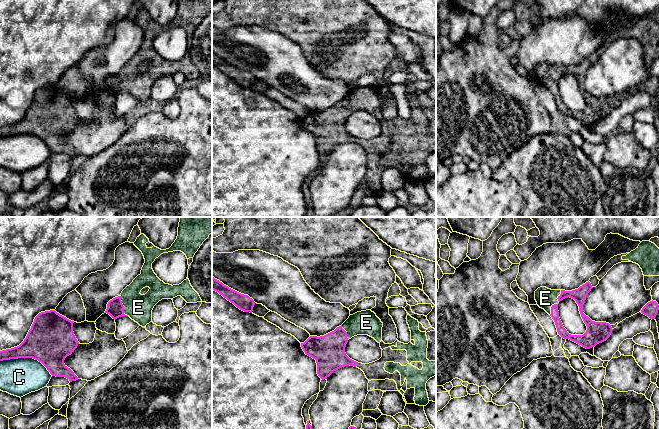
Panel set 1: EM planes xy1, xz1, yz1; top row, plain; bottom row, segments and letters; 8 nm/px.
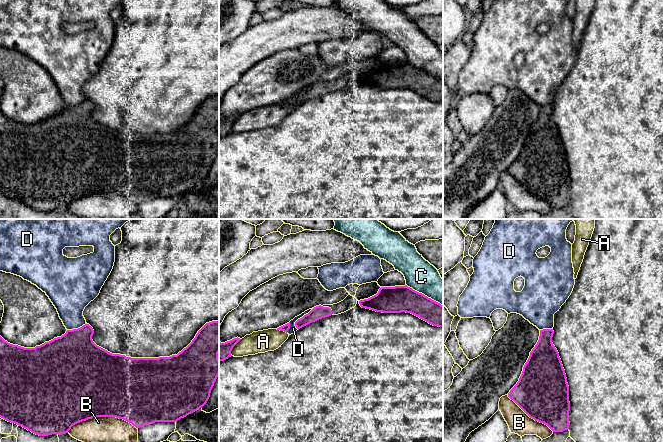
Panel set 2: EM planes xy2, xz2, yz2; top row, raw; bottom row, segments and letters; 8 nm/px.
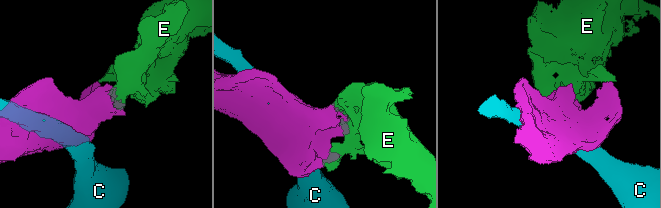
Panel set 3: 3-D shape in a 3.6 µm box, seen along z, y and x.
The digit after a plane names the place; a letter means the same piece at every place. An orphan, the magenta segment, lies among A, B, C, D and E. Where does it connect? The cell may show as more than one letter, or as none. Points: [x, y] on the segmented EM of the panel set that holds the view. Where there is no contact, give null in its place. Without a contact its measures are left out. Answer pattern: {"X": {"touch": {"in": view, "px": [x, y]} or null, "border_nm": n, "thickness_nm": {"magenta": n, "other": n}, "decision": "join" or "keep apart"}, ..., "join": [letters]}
{"A": {"touch": {"in": "xz2", "px": [281, 330]}, "border_nm": 90, "thickness_nm": {"magenta": 60, "other": 180}, "decision": "keep apart"}, "B": {"touch": {"in": "xy2", "px": [101, 416]}, "border_nm": 550, "thickness_nm": {"magenta": 500, "other": 200}, "decision": "keep apart"}, "C": {"touch": {"in": "xy1", "px": [27, 357]}, "border_nm": 440, "thickness_nm": {"magenta": 380, "other": 300}, "decision": "keep apart"}, "D": {"touch": {"in": "xz2", "px": [300, 318]}, "border_nm": 220, "thickness_nm": {"magenta": 110, "other": 50}, "decision": "keep apart"}, "E": {"touch": {"in": "yz1", "px": [558, 303]}, "border_nm": 220, "thickness_nm": {"magenta": 110, "other": 160}, "decision": "join"}, "join": ["E"]}

